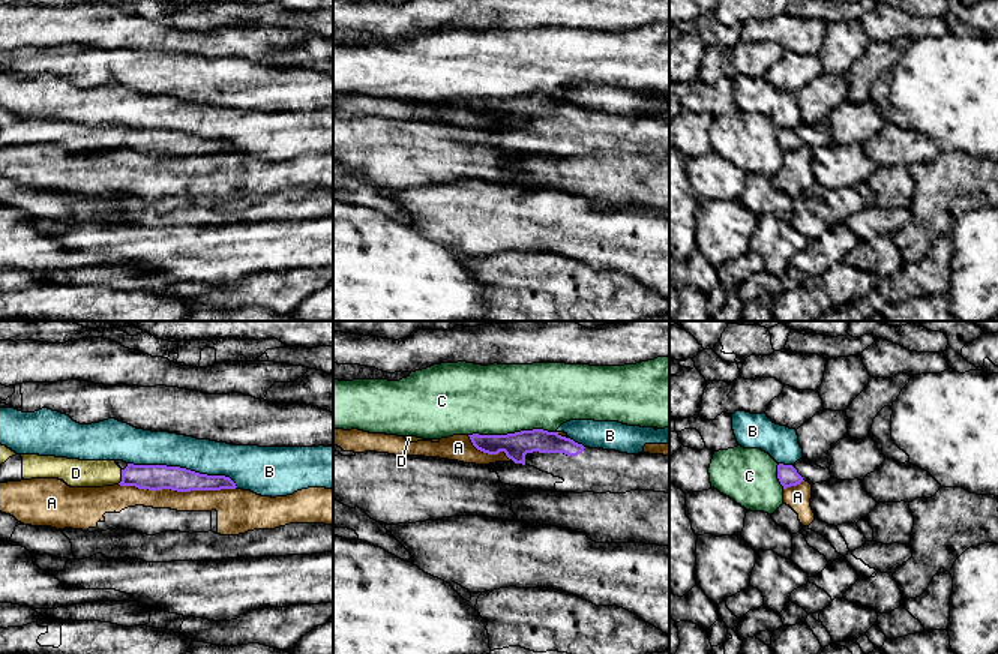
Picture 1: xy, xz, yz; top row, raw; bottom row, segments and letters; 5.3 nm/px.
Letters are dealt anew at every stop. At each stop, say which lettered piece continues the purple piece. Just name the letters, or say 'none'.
D

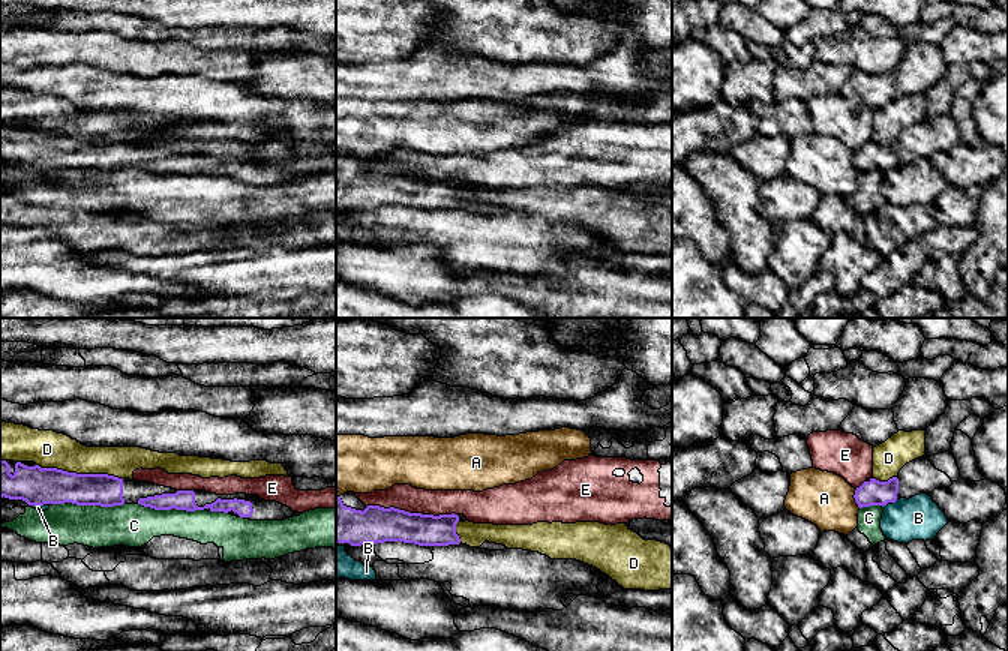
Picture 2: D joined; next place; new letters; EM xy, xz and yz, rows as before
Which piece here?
none

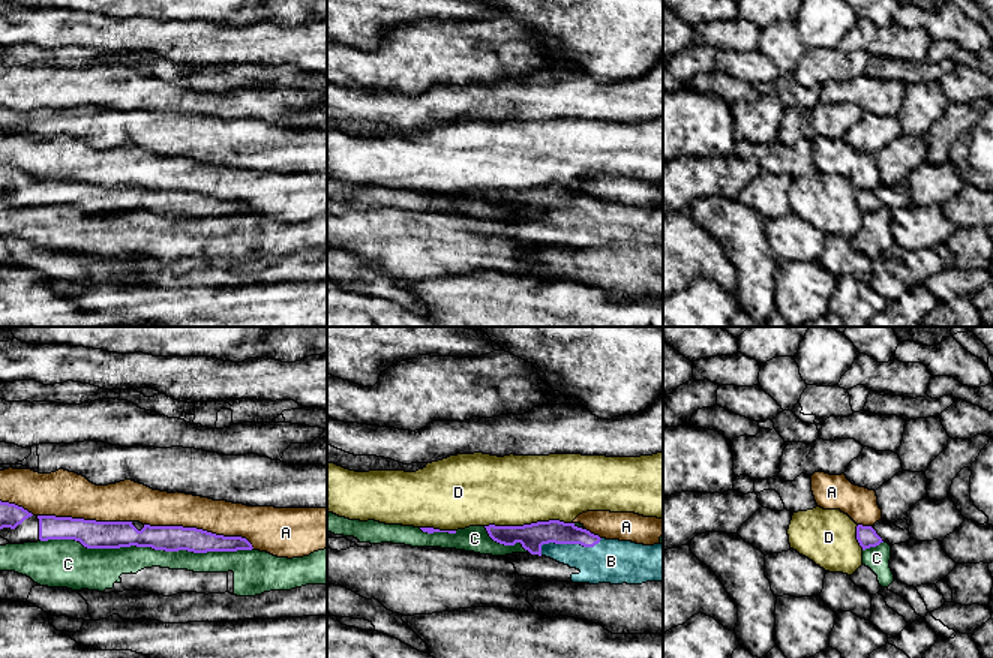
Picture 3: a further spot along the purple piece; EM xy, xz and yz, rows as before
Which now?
B

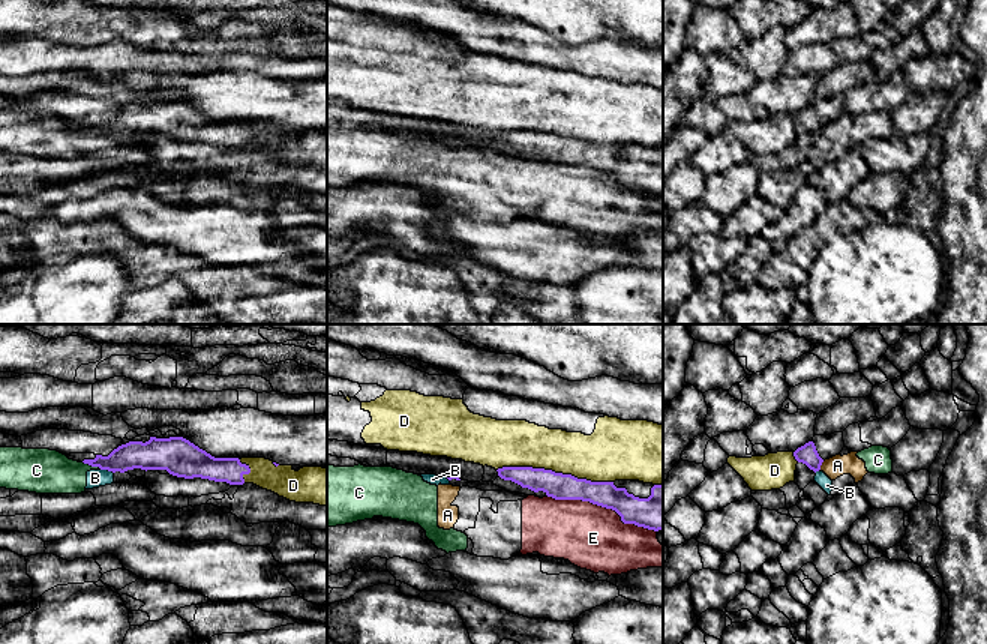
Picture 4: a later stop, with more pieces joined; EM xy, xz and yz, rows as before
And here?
none

